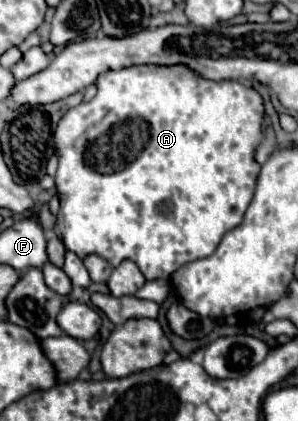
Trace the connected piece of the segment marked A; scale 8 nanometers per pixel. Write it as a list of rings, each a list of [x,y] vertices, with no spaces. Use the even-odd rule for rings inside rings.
[[[139,65],[139,67],[121,69],[121,71],[107,71],[97,78],[96,86],[95,97],[89,102],[82,102],[69,109],[61,117],[54,133],[54,148],[59,157],[59,167],[55,173],[55,187],[57,187],[59,201],[63,205],[63,217],[61,217],[61,207],[57,213],[57,223],[55,223],[57,235],[61,235],[65,249],[73,251],[81,259],[85,259],[87,255],[99,255],[111,267],[117,267],[123,259],[131,259],[139,265],[145,279],[149,279],[149,281],[151,279],[169,279],[171,273],[177,271],[177,267],[181,267],[189,261],[195,261],[195,259],[209,257],[217,249],[217,243],[221,241],[221,237],[241,223],[245,209],[253,199],[253,189],[255,189],[255,181],[259,175],[259,163],[255,163],[253,157],[255,157],[255,147],[263,139],[263,131],[261,131],[263,101],[261,101],[259,93],[251,87],[239,85],[237,81],[201,79],[197,73],[193,73],[185,65],[173,65],[173,67]]]

